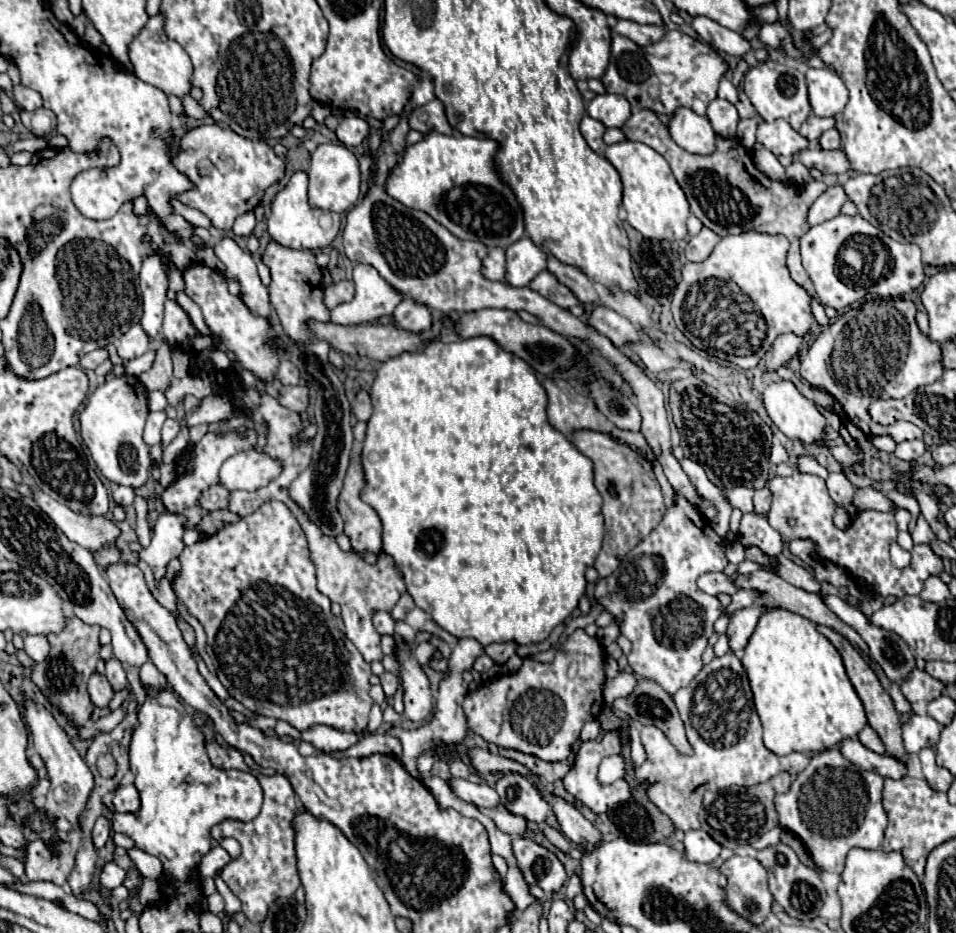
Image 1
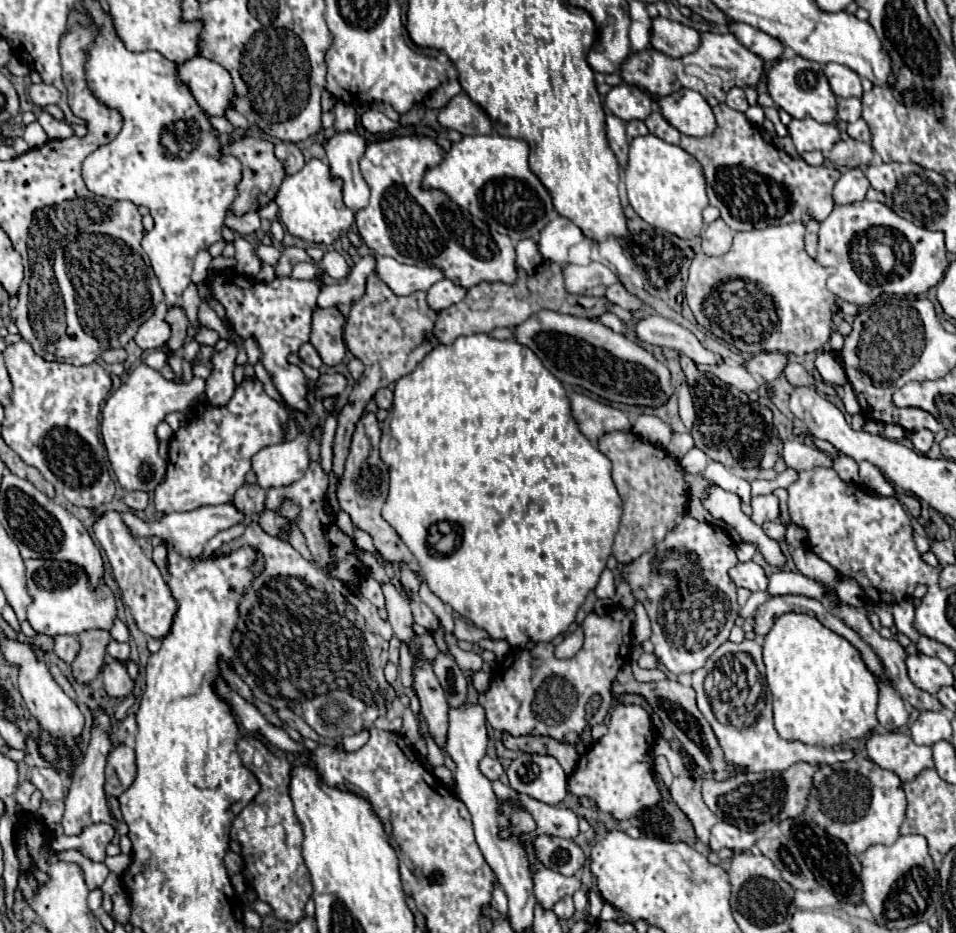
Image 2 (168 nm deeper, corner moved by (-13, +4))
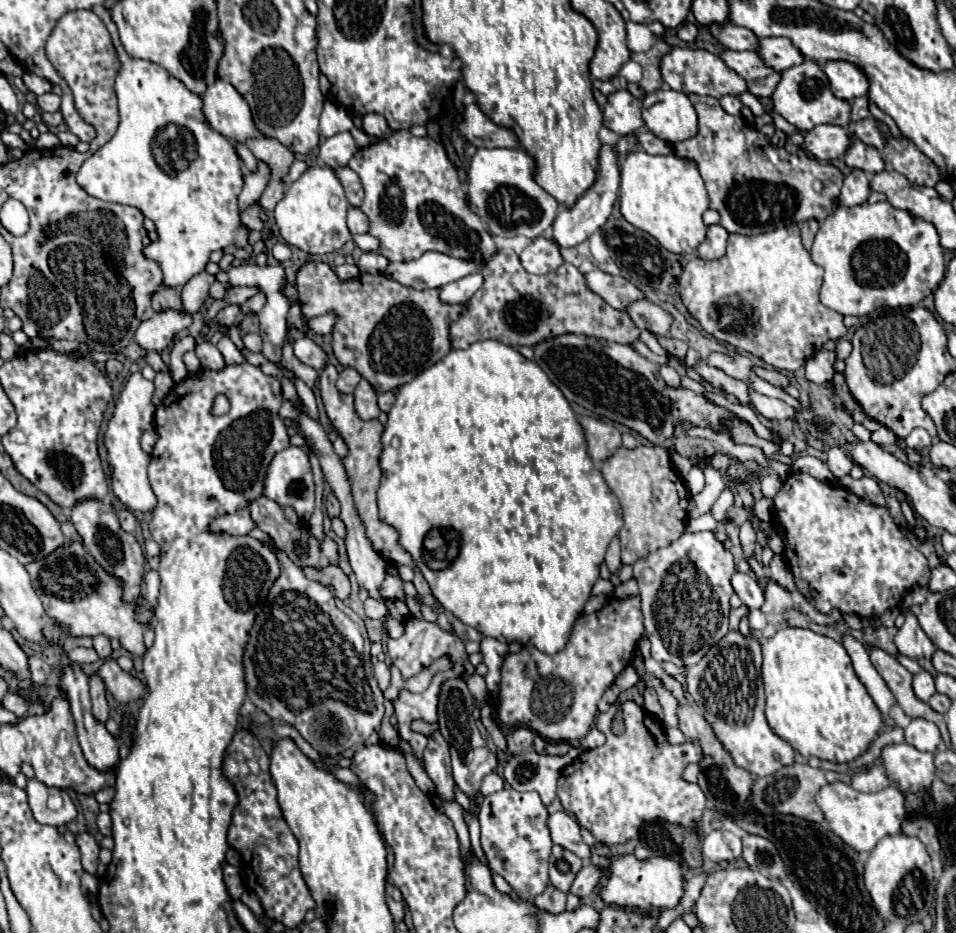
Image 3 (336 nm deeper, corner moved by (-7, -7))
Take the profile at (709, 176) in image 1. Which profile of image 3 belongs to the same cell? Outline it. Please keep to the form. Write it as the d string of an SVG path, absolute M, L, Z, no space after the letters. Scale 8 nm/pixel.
M688 96L694 104L698 116L698 134L692 140L684 140L672 144L672 152L678 158L688 158L698 164L700 176L708 188L710 208L720 214L720 226L728 230L728 234L744 234L744 236L758 236L776 228L784 228L788 224L798 224L806 220L822 222L836 210L840 186L842 186L842 172L834 166L822 166L818 160L812 160L802 148L790 156L784 148L772 146L770 138L760 134L758 130L750 128L742 116L728 116L716 98L712 96Z

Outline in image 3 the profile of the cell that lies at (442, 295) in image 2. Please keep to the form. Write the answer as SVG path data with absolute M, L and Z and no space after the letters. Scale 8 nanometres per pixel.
M470 274L464 276L452 284L446 284L440 288L440 300L446 304L464 304L472 298L472 294L482 286L482 274Z

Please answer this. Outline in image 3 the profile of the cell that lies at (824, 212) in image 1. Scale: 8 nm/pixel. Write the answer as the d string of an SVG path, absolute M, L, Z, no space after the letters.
M852 170L844 178L844 186L842 186L842 194L840 194L840 206L864 204L868 200L868 196L870 196L870 188L868 188L866 174L862 170Z

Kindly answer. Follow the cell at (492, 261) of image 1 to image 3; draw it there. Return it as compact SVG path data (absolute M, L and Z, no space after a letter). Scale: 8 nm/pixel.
M536 238L530 242L530 246L524 248L520 262L528 274L548 274L550 270L556 270L564 260L552 240Z

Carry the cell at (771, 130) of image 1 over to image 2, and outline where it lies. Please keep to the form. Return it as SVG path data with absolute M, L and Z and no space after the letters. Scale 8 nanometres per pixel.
M810 117L806 119L792 119L788 125L788 133L794 139L796 149L802 151L822 151L828 155L832 145L840 139L840 129L832 123L818 123Z

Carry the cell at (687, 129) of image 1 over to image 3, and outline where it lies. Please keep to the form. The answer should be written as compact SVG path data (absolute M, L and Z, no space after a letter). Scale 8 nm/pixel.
M670 88L646 94L642 116L648 130L670 144L698 134L698 116L690 98Z

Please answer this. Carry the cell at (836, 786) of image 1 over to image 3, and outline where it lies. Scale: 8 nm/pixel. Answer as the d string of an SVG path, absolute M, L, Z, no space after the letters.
M832 782L820 788L820 792L816 794L816 804L822 810L828 828L856 852L870 852L884 836L898 834L900 824L906 816L904 796L898 788L892 788L892 786L886 786L878 792L864 794L854 790L850 784Z

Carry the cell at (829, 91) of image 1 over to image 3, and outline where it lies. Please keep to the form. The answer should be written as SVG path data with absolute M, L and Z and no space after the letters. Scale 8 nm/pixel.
M832 62L826 64L824 74L830 80L832 94L840 100L854 100L868 94L868 78L854 64Z

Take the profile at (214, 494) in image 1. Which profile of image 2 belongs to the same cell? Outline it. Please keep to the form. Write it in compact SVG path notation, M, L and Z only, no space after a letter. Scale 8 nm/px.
M242 485L236 495L234 495L234 505L244 511L246 515L248 513L262 513L266 507L264 507L264 499L266 499L266 489L262 489L260 485Z

